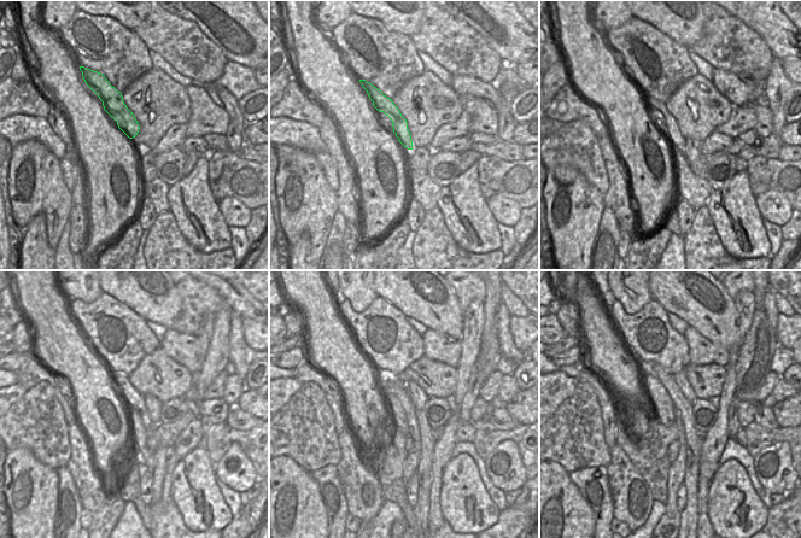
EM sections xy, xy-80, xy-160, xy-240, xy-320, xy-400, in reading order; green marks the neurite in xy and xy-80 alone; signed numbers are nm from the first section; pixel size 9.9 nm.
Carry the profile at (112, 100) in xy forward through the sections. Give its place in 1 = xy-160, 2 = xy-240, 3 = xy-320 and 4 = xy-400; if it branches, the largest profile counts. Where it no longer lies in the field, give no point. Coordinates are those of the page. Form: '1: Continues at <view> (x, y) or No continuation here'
1: Continues at xy-160 (671, 129)
2: Continues at xy-240 (134, 401)
3: Continues at xy-320 (397, 385)
4: Continues at xy-400 (677, 471).

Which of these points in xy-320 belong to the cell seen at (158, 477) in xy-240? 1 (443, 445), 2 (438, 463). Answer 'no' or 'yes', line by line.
1: no
2: no

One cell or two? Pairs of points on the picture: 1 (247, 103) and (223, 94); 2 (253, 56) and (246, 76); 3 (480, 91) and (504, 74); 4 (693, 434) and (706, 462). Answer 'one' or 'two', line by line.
1: two
2: two
3: two
4: two

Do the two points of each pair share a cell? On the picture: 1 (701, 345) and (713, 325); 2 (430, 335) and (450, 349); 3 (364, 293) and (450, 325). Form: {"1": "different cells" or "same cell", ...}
{"1": "different cells", "2": "same cell", "3": "different cells"}

